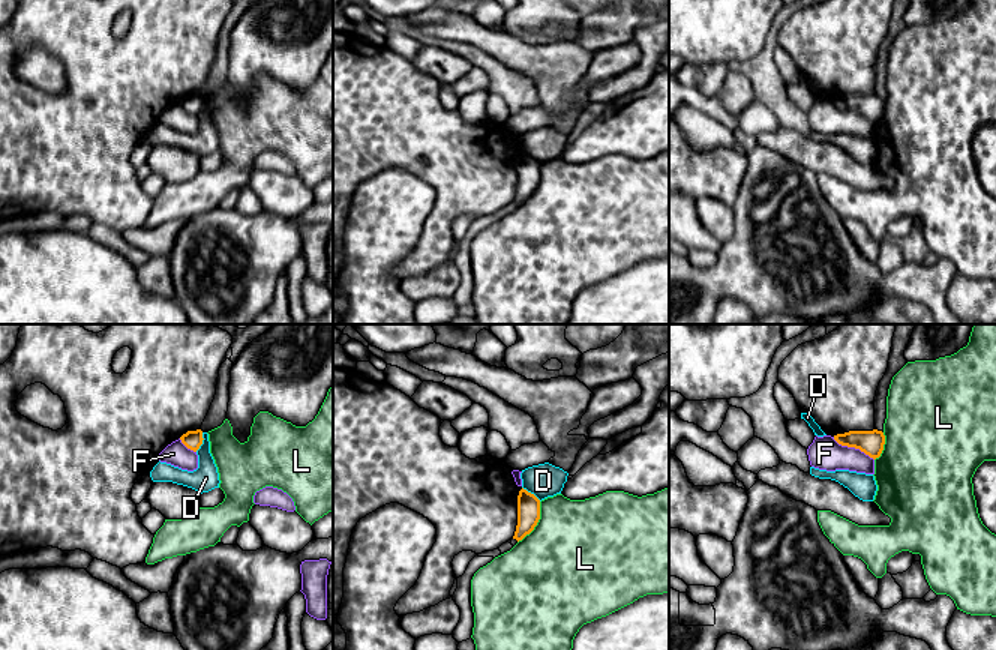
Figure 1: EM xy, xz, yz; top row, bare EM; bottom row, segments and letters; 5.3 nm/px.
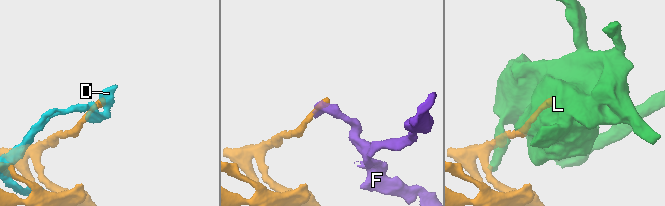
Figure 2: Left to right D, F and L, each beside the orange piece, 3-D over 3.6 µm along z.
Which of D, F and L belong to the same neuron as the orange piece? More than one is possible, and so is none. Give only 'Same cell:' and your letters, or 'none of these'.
Same cell: F

